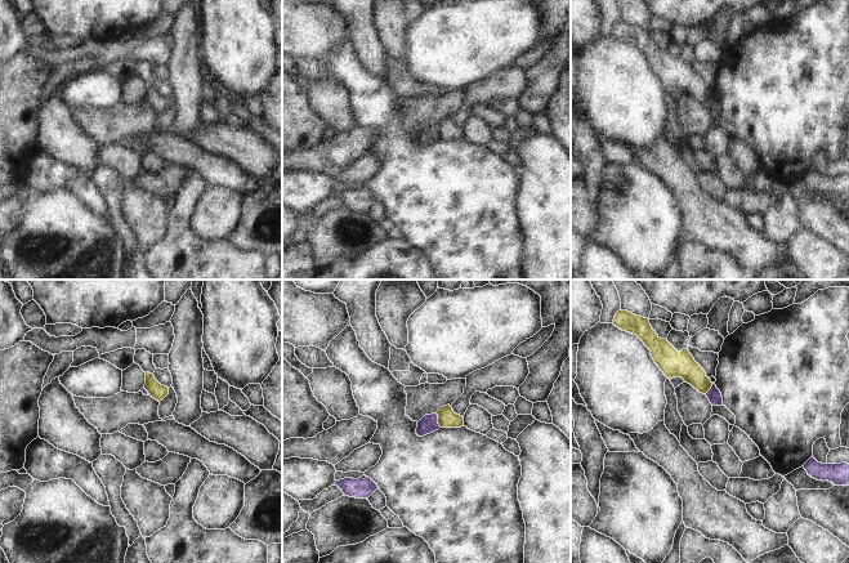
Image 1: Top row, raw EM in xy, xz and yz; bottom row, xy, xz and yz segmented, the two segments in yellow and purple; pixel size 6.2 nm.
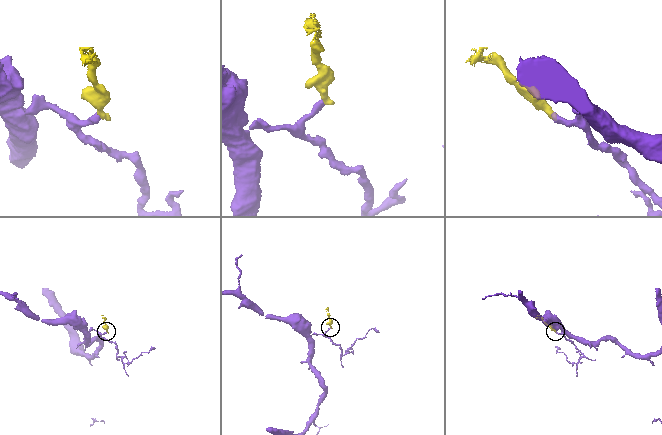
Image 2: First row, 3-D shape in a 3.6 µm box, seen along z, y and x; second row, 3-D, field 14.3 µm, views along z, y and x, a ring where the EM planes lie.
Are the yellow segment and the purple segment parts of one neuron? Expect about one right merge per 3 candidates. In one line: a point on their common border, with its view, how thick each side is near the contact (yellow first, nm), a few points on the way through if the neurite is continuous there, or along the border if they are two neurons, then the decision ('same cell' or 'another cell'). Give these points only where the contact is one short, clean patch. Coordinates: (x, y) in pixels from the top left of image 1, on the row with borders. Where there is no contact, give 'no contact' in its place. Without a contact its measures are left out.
contact xz (438, 420); calibres 110 and 110 nm; border xz (436, 412), (441, 427); another cell

